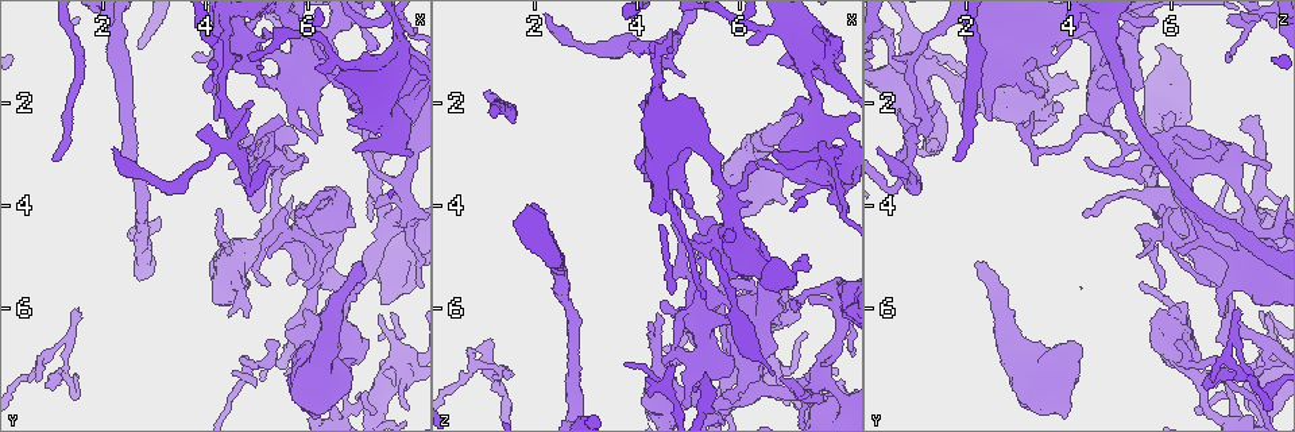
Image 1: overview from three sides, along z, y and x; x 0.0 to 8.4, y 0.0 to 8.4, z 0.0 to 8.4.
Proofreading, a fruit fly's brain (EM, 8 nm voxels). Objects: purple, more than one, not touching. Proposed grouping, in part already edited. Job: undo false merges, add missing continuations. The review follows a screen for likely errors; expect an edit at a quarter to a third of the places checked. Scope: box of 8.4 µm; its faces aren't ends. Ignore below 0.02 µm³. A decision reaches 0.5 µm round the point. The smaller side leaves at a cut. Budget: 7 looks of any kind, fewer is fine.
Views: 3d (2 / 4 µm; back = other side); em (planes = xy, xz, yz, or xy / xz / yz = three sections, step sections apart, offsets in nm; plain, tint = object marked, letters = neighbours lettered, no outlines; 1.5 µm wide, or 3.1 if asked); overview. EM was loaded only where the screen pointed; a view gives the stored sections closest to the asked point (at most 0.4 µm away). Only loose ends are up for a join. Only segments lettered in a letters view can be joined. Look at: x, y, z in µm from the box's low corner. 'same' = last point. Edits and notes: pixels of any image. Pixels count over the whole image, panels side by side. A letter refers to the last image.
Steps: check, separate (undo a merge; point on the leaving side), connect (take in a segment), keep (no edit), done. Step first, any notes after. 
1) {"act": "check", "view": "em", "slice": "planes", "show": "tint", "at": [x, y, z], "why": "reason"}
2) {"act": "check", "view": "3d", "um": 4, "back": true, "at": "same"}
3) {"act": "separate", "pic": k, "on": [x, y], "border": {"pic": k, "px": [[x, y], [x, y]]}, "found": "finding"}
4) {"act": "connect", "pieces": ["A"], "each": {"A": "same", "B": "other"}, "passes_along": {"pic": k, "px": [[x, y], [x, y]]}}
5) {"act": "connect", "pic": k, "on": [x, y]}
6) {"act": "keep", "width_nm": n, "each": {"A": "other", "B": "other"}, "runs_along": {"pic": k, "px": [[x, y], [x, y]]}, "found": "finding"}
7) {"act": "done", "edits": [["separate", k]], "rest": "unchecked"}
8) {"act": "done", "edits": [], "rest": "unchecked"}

{"act": "check", "view": "3d", "um": 4, "at": [5.25, 2.90, 5.10], "why": "thin neck"}

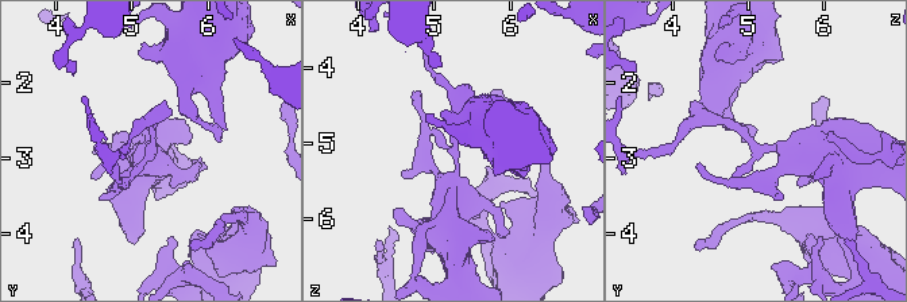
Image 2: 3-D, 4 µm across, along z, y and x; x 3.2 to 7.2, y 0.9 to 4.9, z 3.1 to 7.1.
{"act": "check", "view": "em", "slice": "planes", "show": "plain", "at": [5.25, 2.85, 5.15], "why": "need the tissue"}

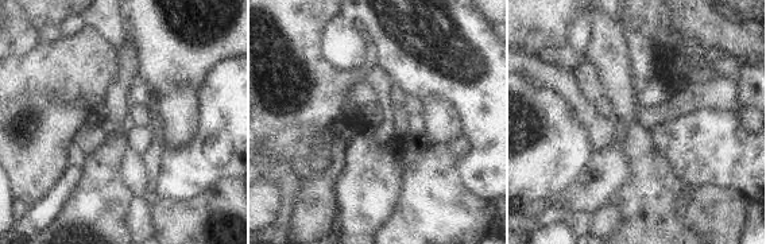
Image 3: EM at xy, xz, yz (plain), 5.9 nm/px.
{"act": "check", "view": "em", "slice": "planes", "show": "letters", "at": "same", "why": "see the neighbours"}

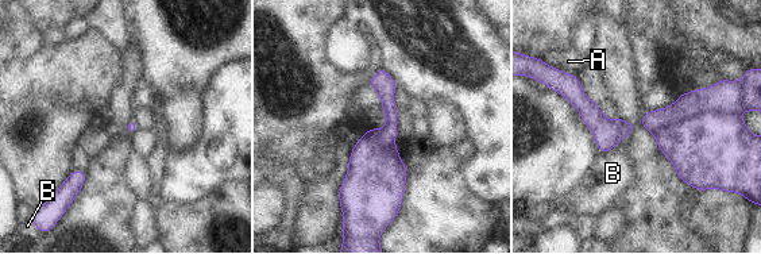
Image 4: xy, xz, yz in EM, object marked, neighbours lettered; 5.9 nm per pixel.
{"act": "separate", "pic": 4, "on": [707, 100], "each": {"A": "other", "B": "other"}, "border": {"pic": 4, "px": [[700, 112], [663, 126], [653, 134]]}, "found": "two neurons meet here"}

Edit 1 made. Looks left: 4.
{"act": "check", "view": "3d", "um": 4, "at": [7.10, 2.20, 6.05], "why": "tapers out"}

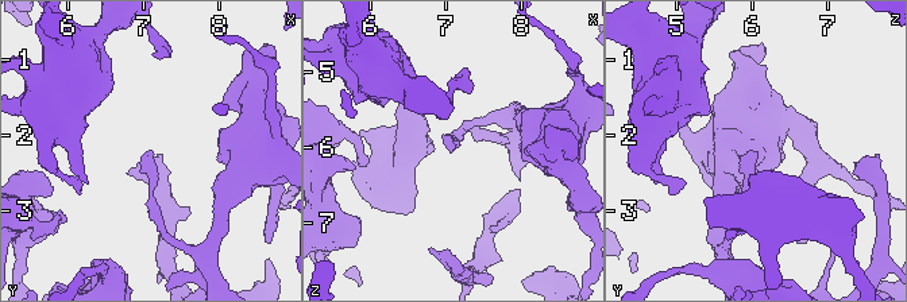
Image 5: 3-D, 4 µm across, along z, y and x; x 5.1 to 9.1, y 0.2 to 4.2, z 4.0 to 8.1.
{"act": "check", "view": "em", "slice": "planes", "show": "tint", "at": [7.10, 2.15, 6.00]}

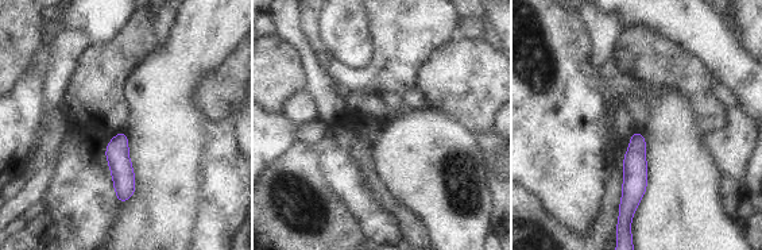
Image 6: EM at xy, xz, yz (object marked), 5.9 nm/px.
{"act": "check", "view": "em", "slice": "planes", "show": "letters", "at": "same"}

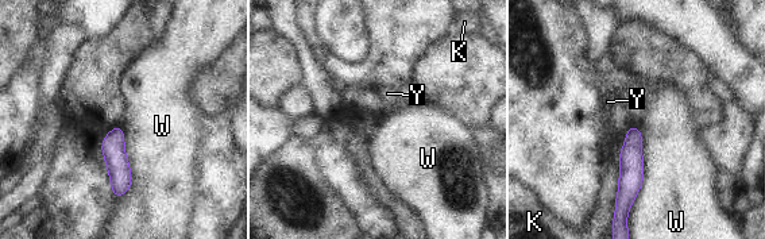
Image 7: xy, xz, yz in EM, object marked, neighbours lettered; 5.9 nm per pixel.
{"act": "keep", "width_nm": 110, "each": {"K": "other", "W": "other", "Y": "other"}, "runs_along": {"pic": 7, "px": [[633, 128], [632, 176], [622, 200]]}, "found": "none of them fits"}

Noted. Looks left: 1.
{"act": "done", "edits": [["separate", 4]], "rest": "unchecked"}

